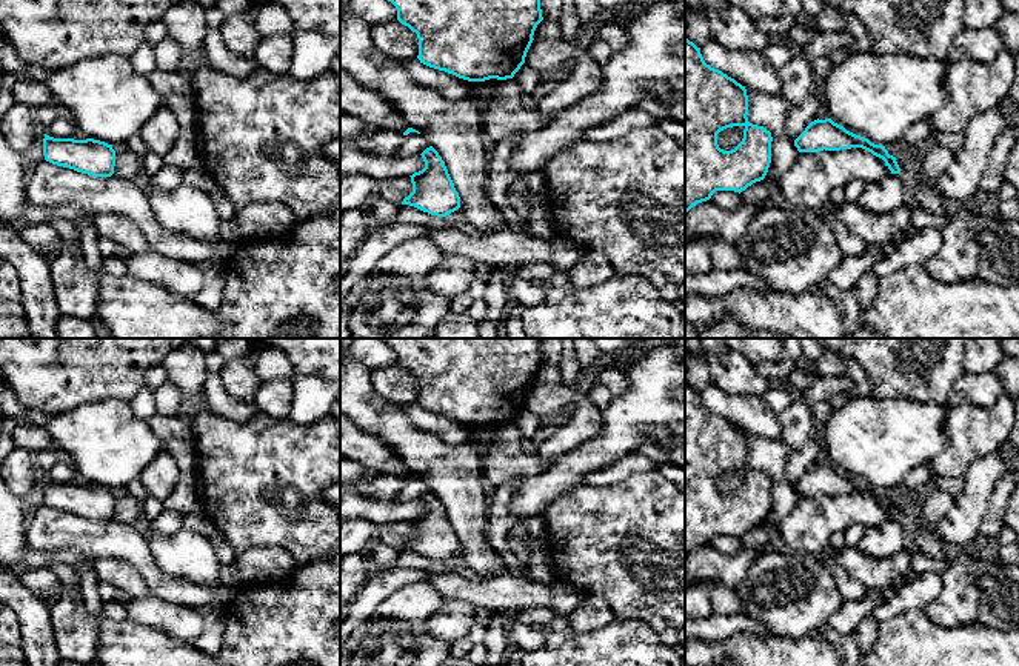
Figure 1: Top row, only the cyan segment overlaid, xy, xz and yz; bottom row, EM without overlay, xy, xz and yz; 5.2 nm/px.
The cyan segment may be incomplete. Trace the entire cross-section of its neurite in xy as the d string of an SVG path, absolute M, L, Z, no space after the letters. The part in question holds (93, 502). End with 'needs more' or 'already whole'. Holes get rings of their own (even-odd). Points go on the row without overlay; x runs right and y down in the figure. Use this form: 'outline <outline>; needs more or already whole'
outline M45 478L43 500L52 509L92 521L111 521L114 518L115 495L112 489L100 485L54 483Z; already whole

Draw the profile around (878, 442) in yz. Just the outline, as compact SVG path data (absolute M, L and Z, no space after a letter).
M850 397L819 435L834 468L887 491L945 451L947 417L948 406L934 403Z

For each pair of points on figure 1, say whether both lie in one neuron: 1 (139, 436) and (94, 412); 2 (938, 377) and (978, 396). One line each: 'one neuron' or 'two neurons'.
1: one neuron
2: two neurons

